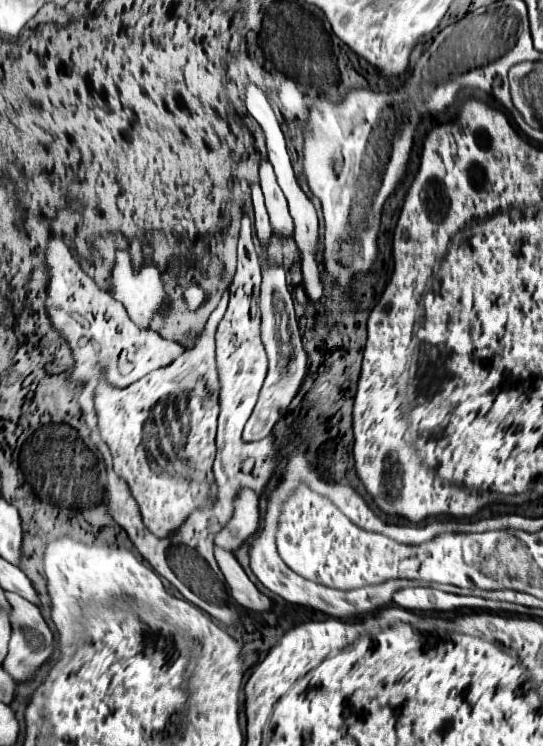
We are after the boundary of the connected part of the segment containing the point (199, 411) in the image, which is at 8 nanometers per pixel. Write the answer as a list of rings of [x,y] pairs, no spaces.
[[[225,290],[219,306],[213,310],[213,314],[209,316],[209,322],[205,326],[205,332],[197,338],[195,346],[191,350],[185,350],[183,356],[179,356],[175,362],[171,362],[169,366],[165,368],[159,368],[155,372],[151,372],[149,376],[141,378],[139,382],[123,388],[123,390],[117,390],[105,382],[101,382],[97,386],[97,396],[95,396],[95,408],[97,408],[97,416],[99,416],[99,430],[101,430],[101,438],[107,442],[107,446],[111,448],[111,456],[113,456],[113,468],[115,472],[129,484],[131,492],[133,492],[133,498],[139,502],[139,508],[141,508],[141,516],[143,516],[143,522],[145,526],[159,538],[167,538],[167,536],[173,536],[179,526],[189,518],[189,514],[193,514],[195,510],[201,510],[201,508],[207,508],[211,506],[215,494],[217,494],[217,486],[215,486],[215,478],[213,478],[213,460],[215,460],[215,432],[217,432],[217,414],[219,414],[219,376],[217,376],[217,364],[215,364],[215,324],[219,324],[219,320],[223,318],[225,314],[225,308],[227,308],[227,296],[229,292]]]

